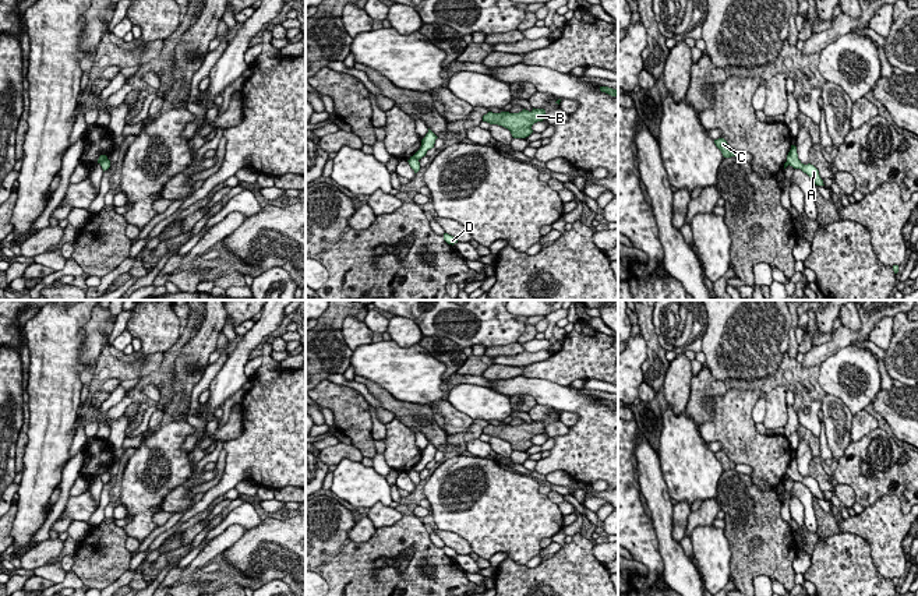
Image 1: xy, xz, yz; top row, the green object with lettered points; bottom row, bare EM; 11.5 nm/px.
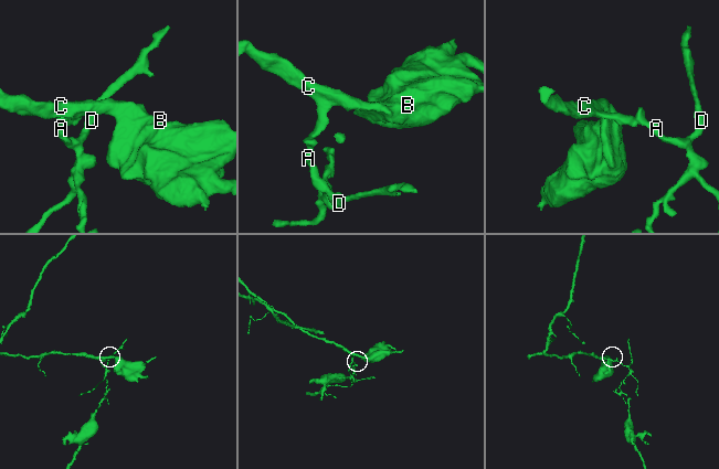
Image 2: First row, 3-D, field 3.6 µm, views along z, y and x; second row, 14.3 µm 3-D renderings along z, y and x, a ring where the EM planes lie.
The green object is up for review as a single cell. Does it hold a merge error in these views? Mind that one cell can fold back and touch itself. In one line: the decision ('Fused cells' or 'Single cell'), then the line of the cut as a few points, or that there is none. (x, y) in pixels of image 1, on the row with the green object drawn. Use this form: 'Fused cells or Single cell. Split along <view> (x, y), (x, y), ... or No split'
Fused cells. Split along xz (412, 157), (417, 159)

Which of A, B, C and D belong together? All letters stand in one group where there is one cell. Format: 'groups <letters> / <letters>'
groups A D / B C

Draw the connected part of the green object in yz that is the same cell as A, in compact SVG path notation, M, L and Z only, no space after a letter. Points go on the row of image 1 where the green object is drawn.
M791 145L791 149L790 149L788 155L787 155L787 162L794 169L801 169L804 173L806 173L811 177L812 183L815 183L816 186L825 186L823 180L819 176L819 170L813 165L811 165L811 163L804 165L798 159L798 154L797 154L797 147L795 145Z

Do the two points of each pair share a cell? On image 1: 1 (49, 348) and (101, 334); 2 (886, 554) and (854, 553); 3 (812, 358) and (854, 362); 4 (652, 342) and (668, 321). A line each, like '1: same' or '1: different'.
1: different
2: different
3: different
4: different

